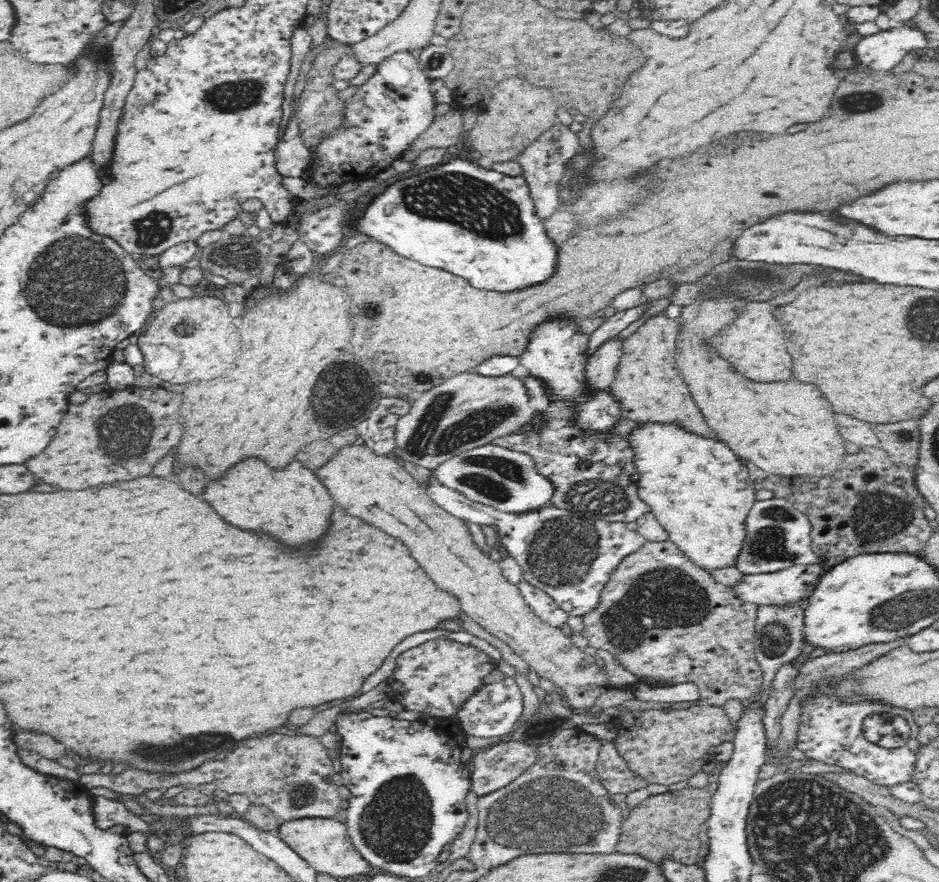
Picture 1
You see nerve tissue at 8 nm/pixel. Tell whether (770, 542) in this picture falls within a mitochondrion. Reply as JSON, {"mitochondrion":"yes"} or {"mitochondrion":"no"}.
{"mitochondrion":"yes"}

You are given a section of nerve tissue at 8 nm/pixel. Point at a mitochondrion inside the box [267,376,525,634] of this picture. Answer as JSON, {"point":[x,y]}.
{"point":[443,427]}

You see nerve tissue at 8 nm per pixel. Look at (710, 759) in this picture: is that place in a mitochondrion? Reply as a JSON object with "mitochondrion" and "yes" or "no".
{"mitochondrion":"no"}

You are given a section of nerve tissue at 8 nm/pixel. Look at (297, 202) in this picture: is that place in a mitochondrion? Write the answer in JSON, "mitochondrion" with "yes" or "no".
{"mitochondrion":"no"}

